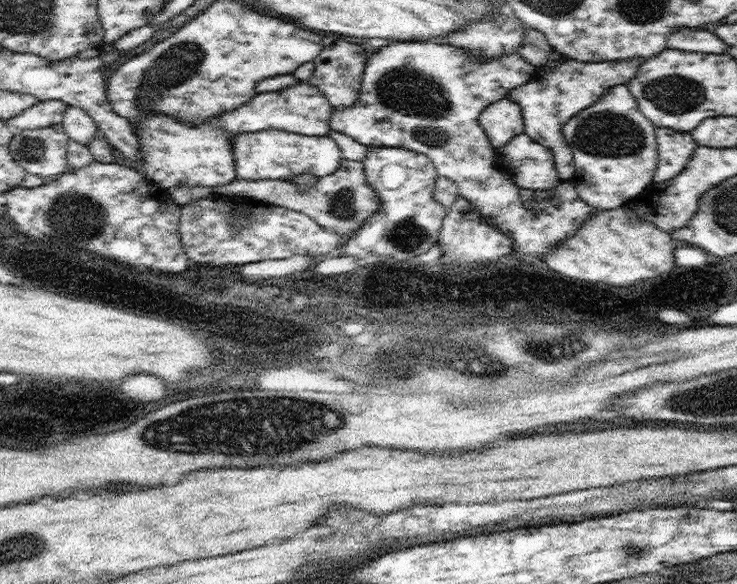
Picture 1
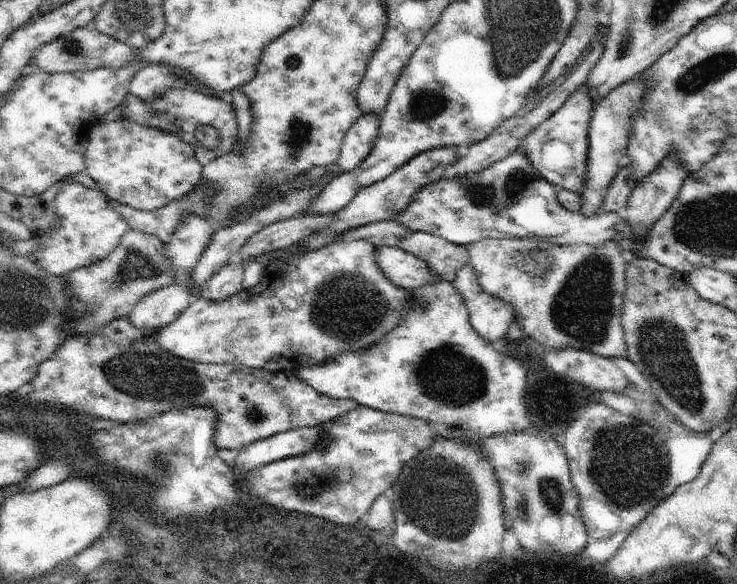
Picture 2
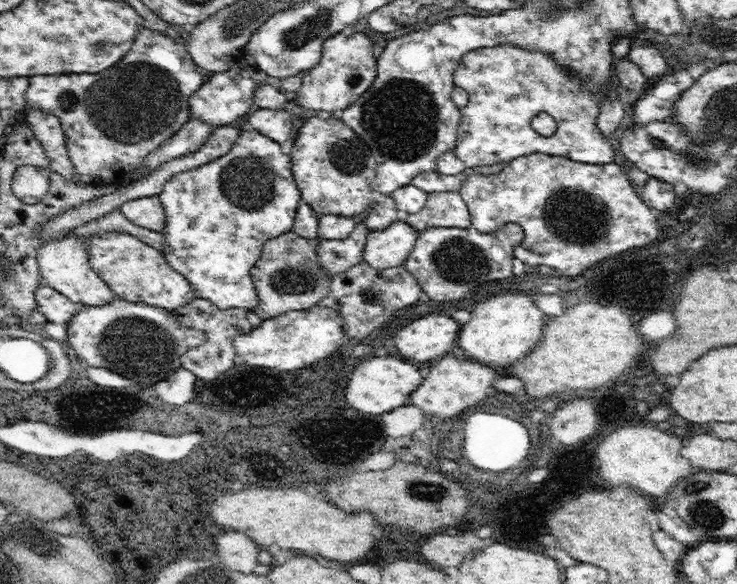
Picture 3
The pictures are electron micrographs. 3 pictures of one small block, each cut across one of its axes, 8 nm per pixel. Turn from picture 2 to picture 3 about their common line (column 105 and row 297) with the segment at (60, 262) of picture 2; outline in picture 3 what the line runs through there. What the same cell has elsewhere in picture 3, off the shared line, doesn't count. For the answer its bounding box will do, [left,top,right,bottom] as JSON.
[159,129,301,311]

